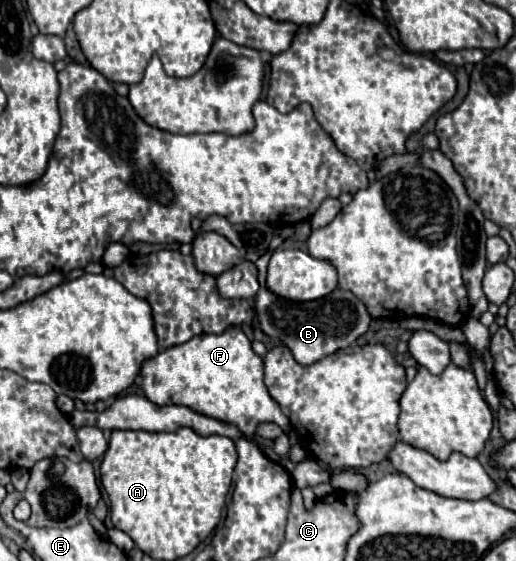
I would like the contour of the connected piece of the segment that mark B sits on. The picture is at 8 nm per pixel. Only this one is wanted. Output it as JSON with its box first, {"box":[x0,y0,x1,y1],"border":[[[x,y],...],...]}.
{"box":[255,288,371,366],"border":[[[261,288],[255,296],[255,314],[259,328],[273,340],[289,346],[295,360],[303,366],[351,346],[359,336],[367,332],[371,324],[371,316],[365,310],[365,304],[353,292],[341,288],[313,302],[291,302],[269,292],[267,288]]]}

